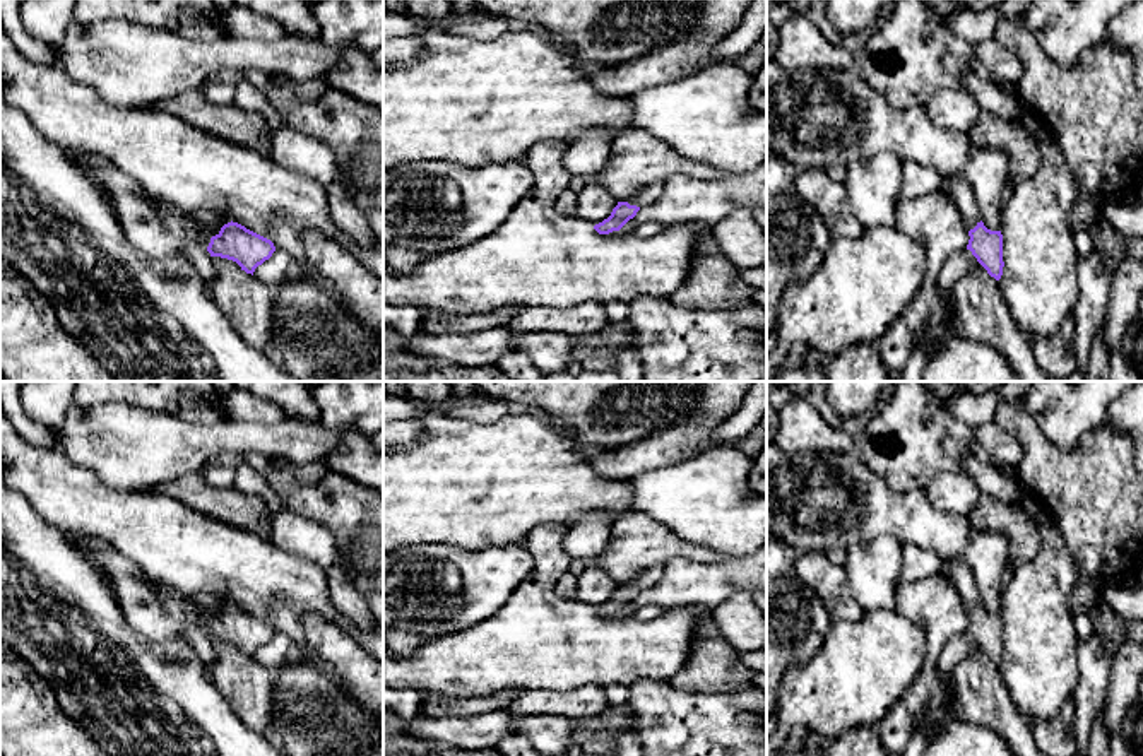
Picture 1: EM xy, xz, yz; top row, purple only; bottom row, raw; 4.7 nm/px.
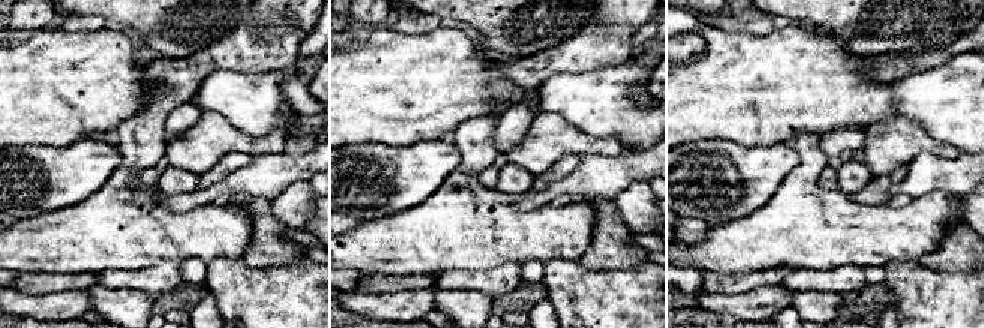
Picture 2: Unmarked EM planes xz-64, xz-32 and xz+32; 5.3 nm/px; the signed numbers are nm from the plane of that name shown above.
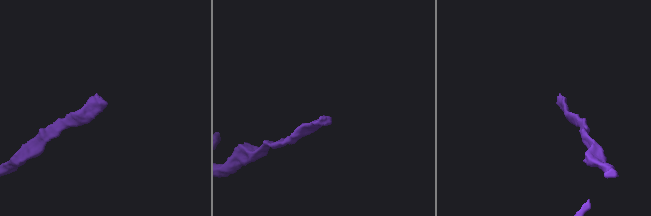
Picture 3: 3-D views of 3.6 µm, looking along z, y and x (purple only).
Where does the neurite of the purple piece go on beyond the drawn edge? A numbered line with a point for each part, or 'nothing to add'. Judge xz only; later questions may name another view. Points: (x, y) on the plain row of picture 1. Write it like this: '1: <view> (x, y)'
1: xz (651, 577)

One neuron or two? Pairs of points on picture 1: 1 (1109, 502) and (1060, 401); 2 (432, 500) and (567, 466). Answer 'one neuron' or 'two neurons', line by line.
1: two neurons
2: one neuron

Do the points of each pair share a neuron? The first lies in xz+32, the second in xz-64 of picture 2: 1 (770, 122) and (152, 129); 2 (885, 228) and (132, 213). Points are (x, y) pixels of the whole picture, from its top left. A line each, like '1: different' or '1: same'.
1: different
2: same

